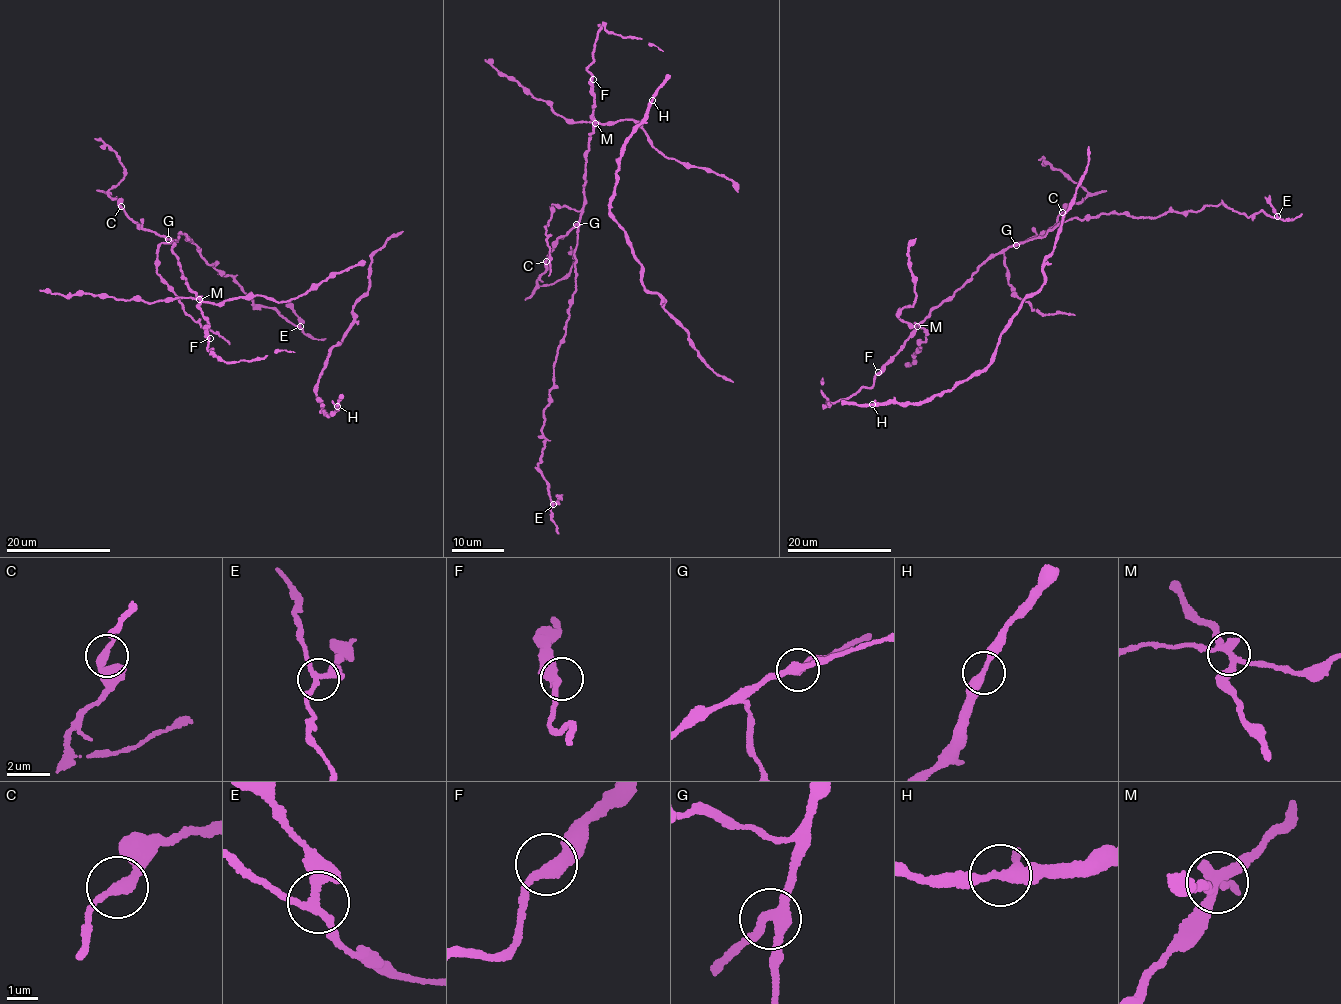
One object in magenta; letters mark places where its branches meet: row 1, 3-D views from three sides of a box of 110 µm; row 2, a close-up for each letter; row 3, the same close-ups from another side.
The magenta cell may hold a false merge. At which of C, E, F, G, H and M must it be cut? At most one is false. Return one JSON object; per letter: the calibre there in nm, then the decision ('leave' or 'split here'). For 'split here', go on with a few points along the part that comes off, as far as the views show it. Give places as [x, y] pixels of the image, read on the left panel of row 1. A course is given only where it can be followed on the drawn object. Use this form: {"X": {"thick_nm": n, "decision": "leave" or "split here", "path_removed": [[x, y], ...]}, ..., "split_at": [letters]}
{"C": {"thick_nm": 320, "decision": "leave"}, "E": {"thick_nm": 200, "decision": "leave"}, "F": {"thick_nm": 320, "decision": "leave"}, "G": {"thick_nm": 320, "decision": "leave"}, "H": {"thick_nm": 280, "decision": "leave"}, "M": {"thick_nm": 300, "decision": "split here", "path_removed": [[199, 299], [214, 304], [256, 295], [285, 302], [365, 260]]}, "split_at": ["M"]}

